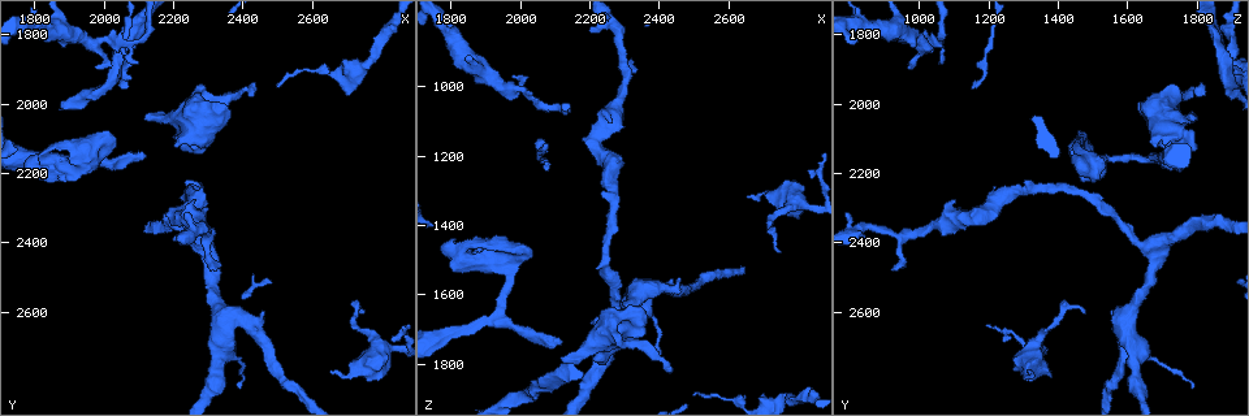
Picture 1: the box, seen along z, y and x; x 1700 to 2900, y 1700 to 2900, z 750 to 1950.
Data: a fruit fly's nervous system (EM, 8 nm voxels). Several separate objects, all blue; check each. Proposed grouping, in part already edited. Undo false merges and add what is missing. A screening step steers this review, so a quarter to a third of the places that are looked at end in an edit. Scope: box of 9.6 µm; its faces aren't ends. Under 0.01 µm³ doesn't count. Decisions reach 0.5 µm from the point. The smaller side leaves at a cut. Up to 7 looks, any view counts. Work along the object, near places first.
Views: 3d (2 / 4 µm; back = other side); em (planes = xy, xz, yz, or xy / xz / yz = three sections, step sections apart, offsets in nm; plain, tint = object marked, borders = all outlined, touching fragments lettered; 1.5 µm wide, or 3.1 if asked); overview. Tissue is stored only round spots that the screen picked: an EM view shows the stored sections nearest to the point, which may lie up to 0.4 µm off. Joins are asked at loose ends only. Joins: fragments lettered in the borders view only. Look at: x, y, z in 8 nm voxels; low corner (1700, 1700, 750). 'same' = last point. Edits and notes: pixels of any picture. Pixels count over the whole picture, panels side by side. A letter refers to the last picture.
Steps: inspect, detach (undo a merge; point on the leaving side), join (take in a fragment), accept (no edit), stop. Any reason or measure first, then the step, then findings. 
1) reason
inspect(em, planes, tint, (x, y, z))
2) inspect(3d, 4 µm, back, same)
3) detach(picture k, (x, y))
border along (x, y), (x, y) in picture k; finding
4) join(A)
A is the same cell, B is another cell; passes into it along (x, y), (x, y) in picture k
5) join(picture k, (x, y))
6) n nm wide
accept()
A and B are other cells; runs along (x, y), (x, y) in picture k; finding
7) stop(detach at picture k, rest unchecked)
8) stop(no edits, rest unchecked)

thick turns thin
inspect(em, planes, tint, (2270, 2260, 1270))

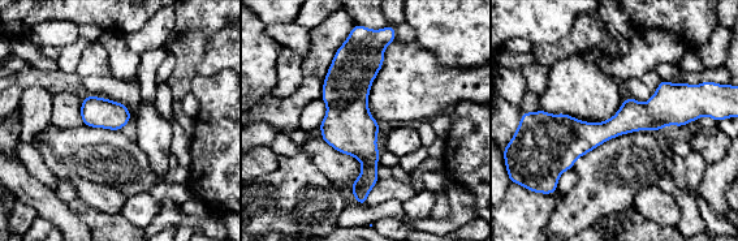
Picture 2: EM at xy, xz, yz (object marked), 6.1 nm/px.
see the neighbours
inspect(em, planes, borders, same)

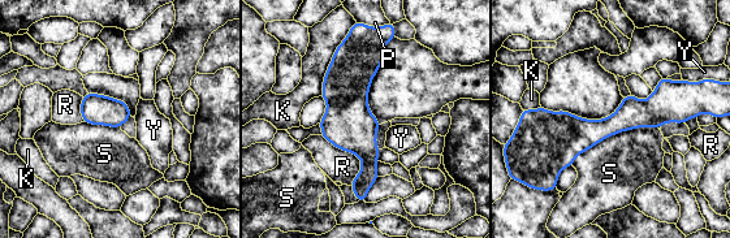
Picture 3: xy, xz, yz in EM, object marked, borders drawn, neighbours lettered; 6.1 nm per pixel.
190 nm wide
accept()
K, P, R, S and Y are other cells; all the same cell

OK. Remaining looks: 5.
an open end
inspect(3d, 4 µm, (2210, 2120, 1680))

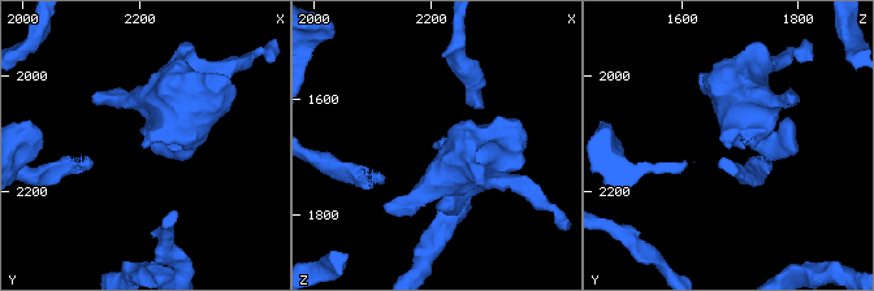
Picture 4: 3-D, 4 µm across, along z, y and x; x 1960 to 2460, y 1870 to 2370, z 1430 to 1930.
inspect(em, planes, borders, (2205, 2120, 1680))

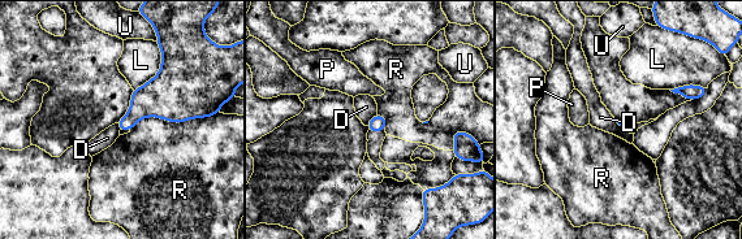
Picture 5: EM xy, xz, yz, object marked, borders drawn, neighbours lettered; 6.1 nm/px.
accept()
D, L, P, R and U are other cells; border along (376, 113), (366, 125) in picture 5; no lettered fragment goes on from it

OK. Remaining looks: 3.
inspect(em, planes, borders, (1930, 2150, 1670))

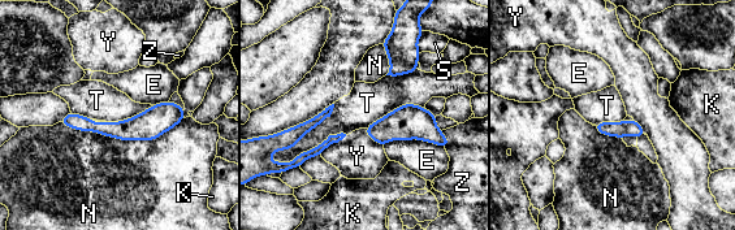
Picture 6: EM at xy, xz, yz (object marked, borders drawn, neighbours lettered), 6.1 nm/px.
100 nm wide
accept()
E, K, N, S, T, Y and Z are other cells; one cell here

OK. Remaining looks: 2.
stop(no edits, rest unchecked)

